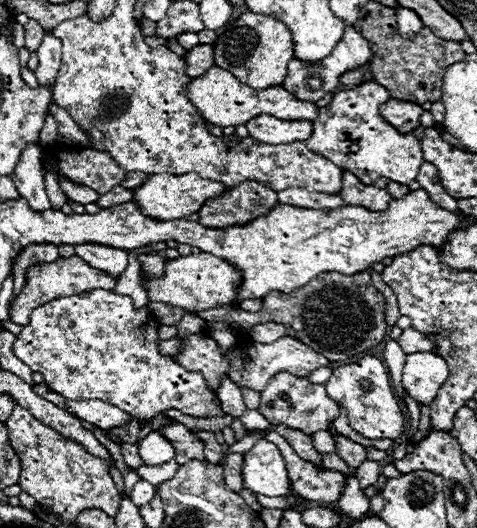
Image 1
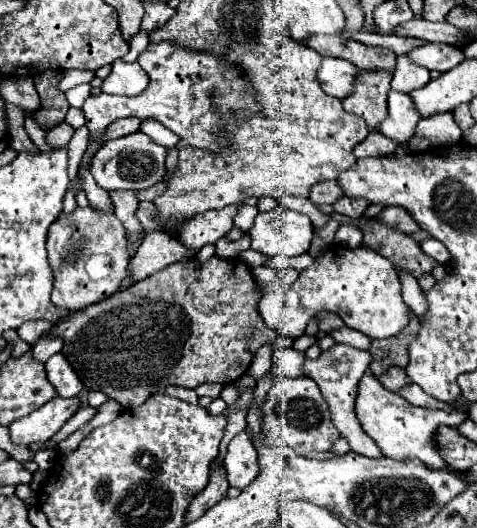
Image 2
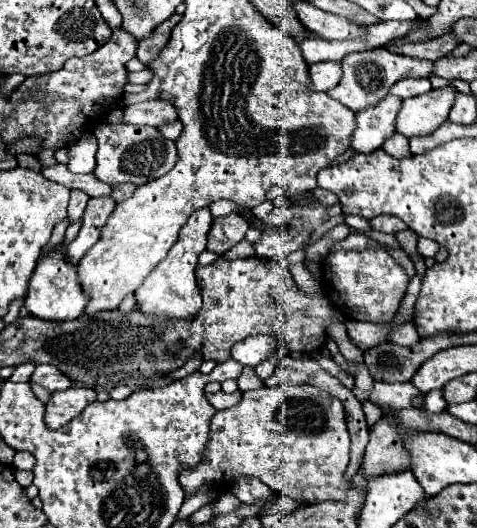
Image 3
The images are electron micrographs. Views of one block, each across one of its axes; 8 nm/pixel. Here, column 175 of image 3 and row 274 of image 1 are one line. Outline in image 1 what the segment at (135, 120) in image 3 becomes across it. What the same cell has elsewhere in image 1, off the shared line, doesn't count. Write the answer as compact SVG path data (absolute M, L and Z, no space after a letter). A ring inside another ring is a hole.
M80 244L74 246L76 256L80 256L92 268L98 268L110 276L120 276L128 266L128 252L126 250L112 250L108 246L94 246L94 244Z

